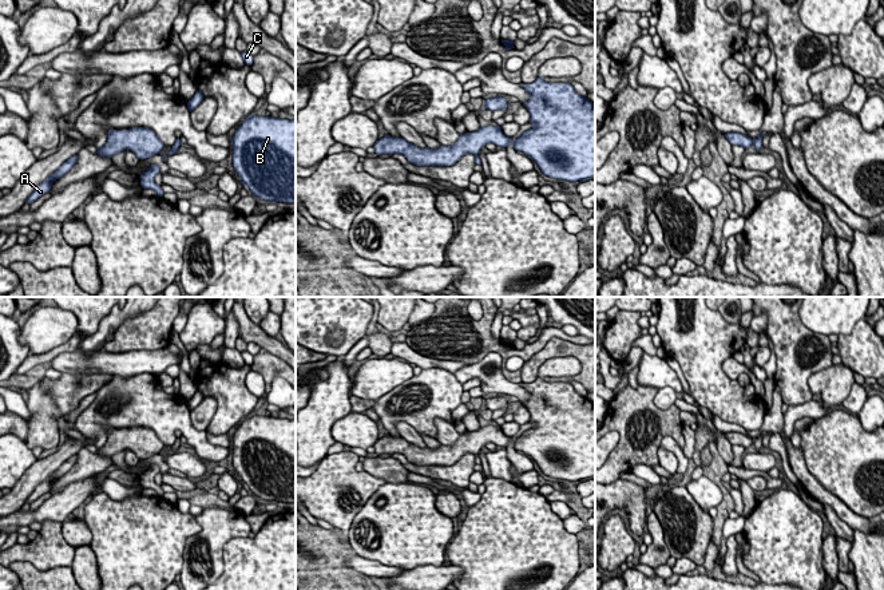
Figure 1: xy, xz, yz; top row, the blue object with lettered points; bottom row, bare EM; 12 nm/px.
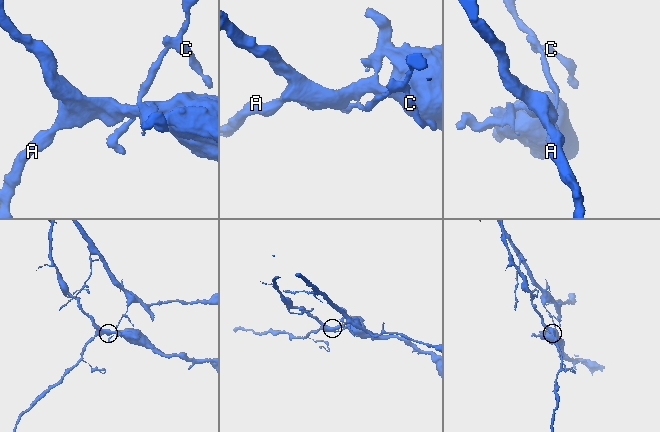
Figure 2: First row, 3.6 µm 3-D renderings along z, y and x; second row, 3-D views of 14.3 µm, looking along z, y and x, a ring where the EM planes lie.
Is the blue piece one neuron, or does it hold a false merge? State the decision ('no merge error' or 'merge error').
merge error

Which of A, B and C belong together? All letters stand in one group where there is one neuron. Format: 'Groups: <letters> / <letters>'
Groups: A B / C

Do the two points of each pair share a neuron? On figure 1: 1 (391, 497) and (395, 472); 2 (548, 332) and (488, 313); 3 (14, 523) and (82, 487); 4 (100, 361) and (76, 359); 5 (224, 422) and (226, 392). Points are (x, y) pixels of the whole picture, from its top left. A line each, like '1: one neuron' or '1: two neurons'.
1: two neurons
2: one neuron
3: one neuron
4: one neuron
5: one neuron

